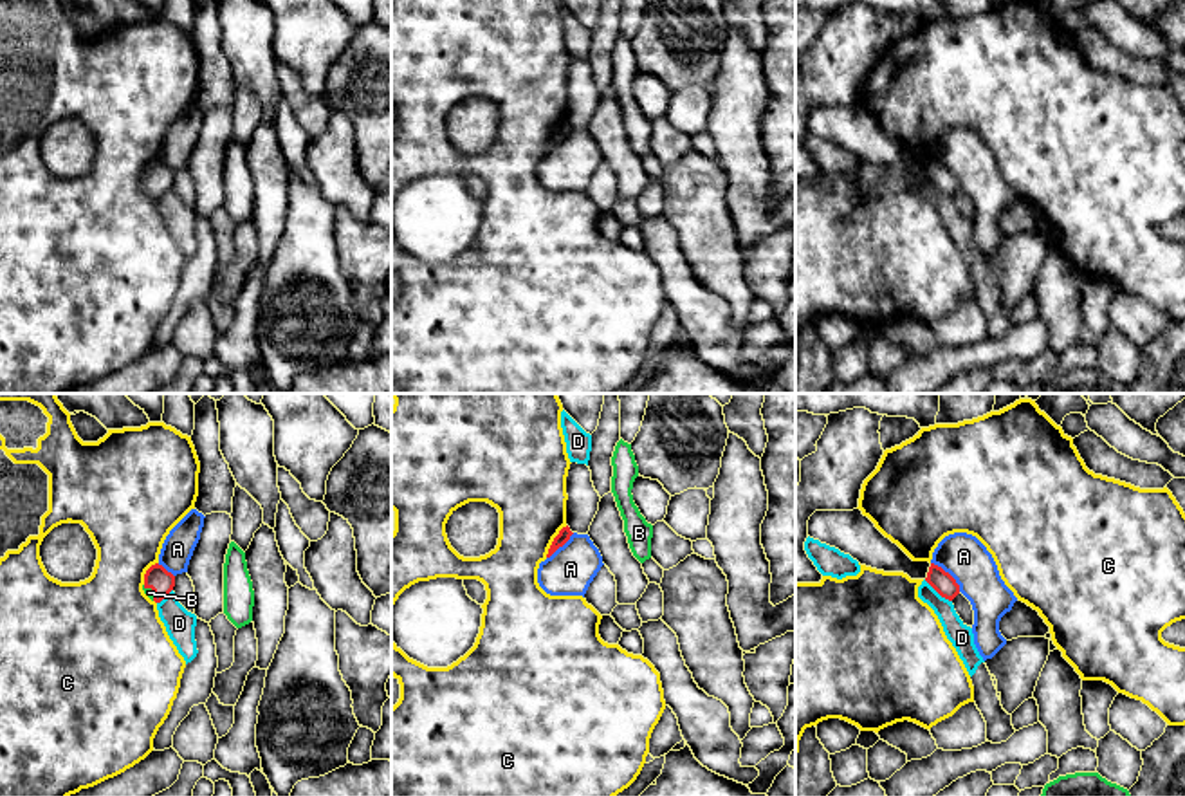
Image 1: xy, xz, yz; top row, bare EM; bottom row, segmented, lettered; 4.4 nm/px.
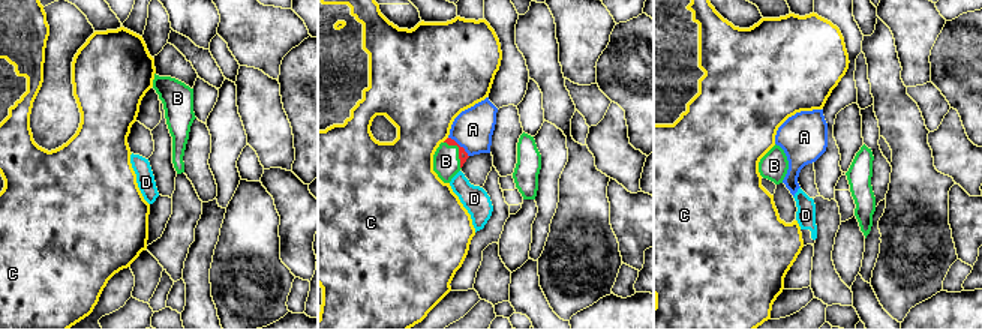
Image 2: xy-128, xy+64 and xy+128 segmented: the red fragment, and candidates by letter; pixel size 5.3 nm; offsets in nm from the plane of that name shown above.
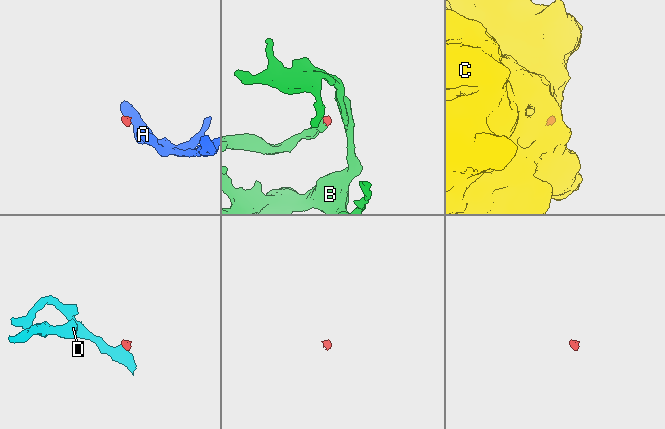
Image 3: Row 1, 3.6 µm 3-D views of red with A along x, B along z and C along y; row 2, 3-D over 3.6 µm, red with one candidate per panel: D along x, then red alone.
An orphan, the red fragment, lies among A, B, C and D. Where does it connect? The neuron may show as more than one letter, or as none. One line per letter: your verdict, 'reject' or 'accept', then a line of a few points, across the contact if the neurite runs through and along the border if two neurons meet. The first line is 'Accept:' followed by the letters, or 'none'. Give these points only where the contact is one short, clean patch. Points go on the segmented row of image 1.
Accept: B
A: reject | yz (931, 562), (940, 565), (960, 591)
B: accept | xy (157, 578), (152, 589), (148, 592)
C: reject | xz (567, 526), (554, 538), (545, 556)
D: reject | yz (924, 580), (951, 601)

